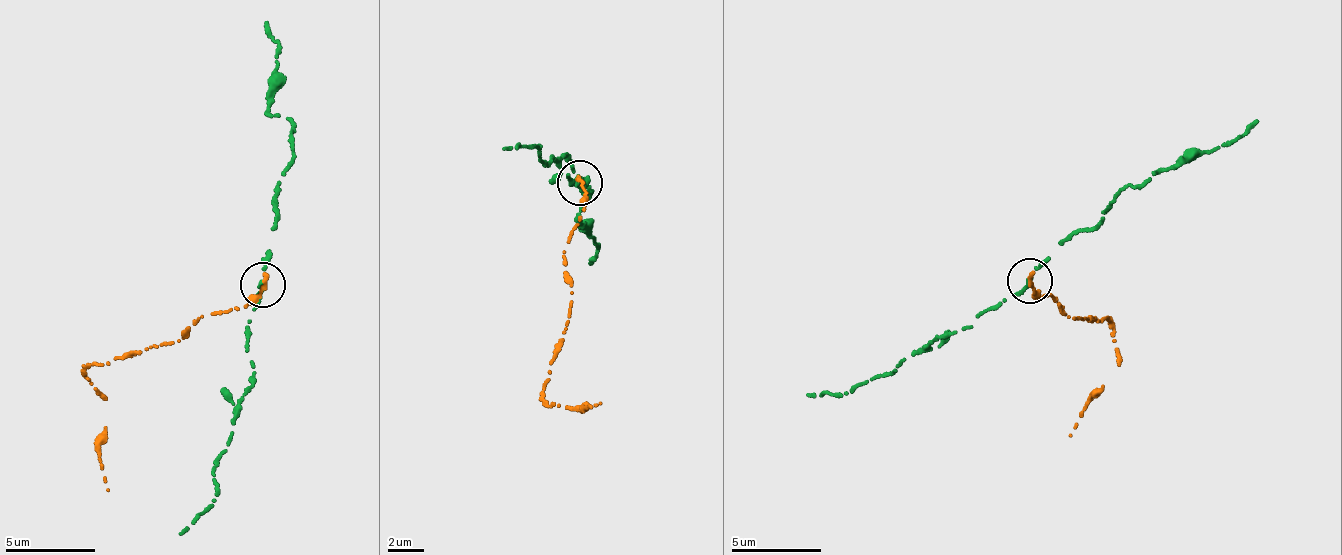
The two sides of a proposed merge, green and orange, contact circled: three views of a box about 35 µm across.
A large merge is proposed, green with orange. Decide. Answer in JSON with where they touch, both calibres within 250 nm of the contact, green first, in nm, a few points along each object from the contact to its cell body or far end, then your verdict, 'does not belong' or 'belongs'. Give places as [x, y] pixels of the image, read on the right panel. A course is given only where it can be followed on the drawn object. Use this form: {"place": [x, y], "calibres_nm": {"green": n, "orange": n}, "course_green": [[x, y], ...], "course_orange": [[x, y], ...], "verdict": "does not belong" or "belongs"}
{"place": [1030, 281], "calibres_nm": {"green": 220, "orange": 280}, "course_green": [[1030, 279], [1057, 243], [1102, 222], [1111, 200], [1149, 178], [1231, 141], [1257, 121]], "course_orange": [[1032, 281], [1034, 294], [1052, 295], [1067, 315], [1109, 324], [1118, 363], [1104, 389], [1089, 397], [1070, 435]], "verdict": "does not belong"}

